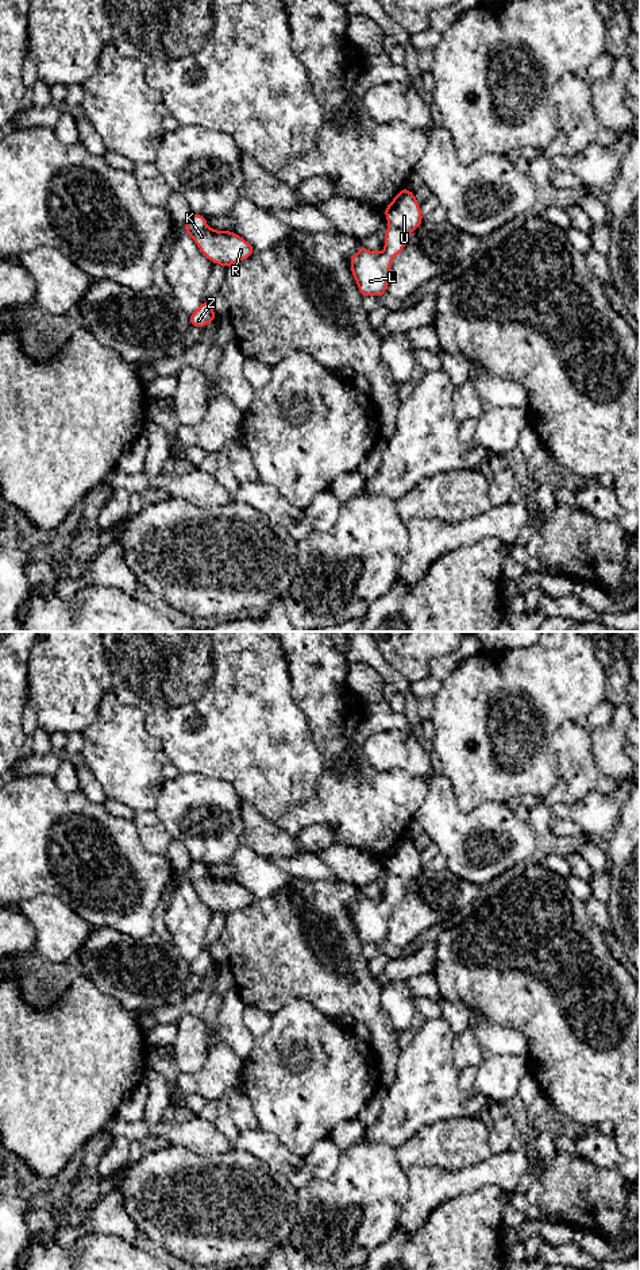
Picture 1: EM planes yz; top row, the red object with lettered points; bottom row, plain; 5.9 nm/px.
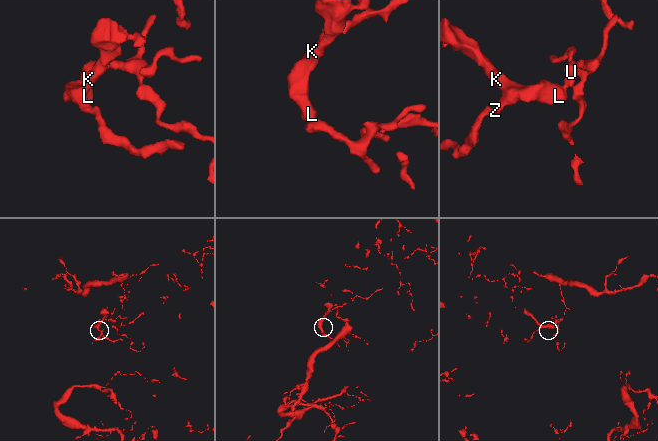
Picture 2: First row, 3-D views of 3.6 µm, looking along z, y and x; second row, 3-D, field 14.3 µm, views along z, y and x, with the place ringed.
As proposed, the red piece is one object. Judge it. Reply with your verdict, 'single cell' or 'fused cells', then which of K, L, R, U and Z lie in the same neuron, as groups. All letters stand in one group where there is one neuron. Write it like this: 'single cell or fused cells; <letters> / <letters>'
single cell; K L R U Z

